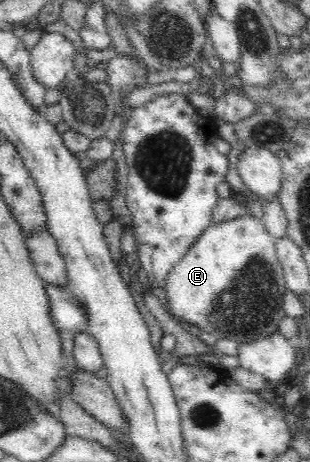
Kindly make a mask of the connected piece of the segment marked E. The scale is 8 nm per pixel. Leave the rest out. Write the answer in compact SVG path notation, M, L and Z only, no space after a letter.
M250 213L219 223L211 222L181 261L173 266L164 289L170 313L183 317L199 329L215 335L218 340L229 338L238 344L249 343L277 332L277 325L286 316L283 297L287 288L276 252L276 237L267 231L262 217L255 217Z

